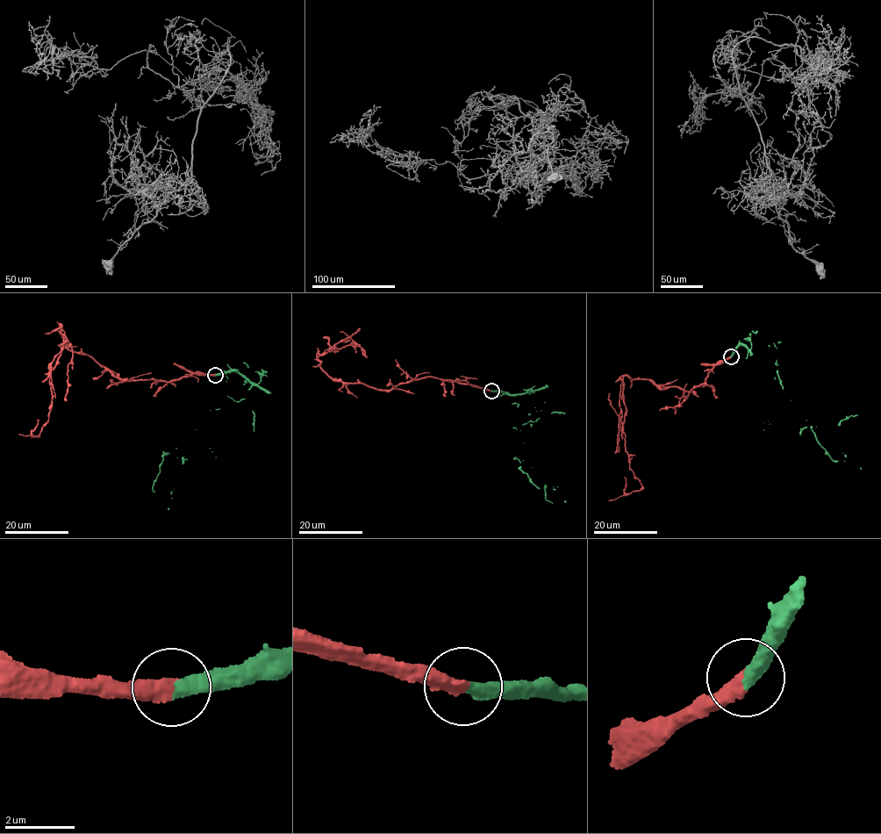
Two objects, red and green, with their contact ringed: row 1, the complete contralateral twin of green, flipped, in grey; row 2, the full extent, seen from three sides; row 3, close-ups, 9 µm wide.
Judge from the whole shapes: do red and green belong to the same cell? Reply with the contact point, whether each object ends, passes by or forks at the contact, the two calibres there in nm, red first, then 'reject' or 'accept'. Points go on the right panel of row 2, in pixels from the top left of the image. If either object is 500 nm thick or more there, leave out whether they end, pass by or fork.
place (731, 356); red ends; green ends; calibres 400 and 400 nm; accept

